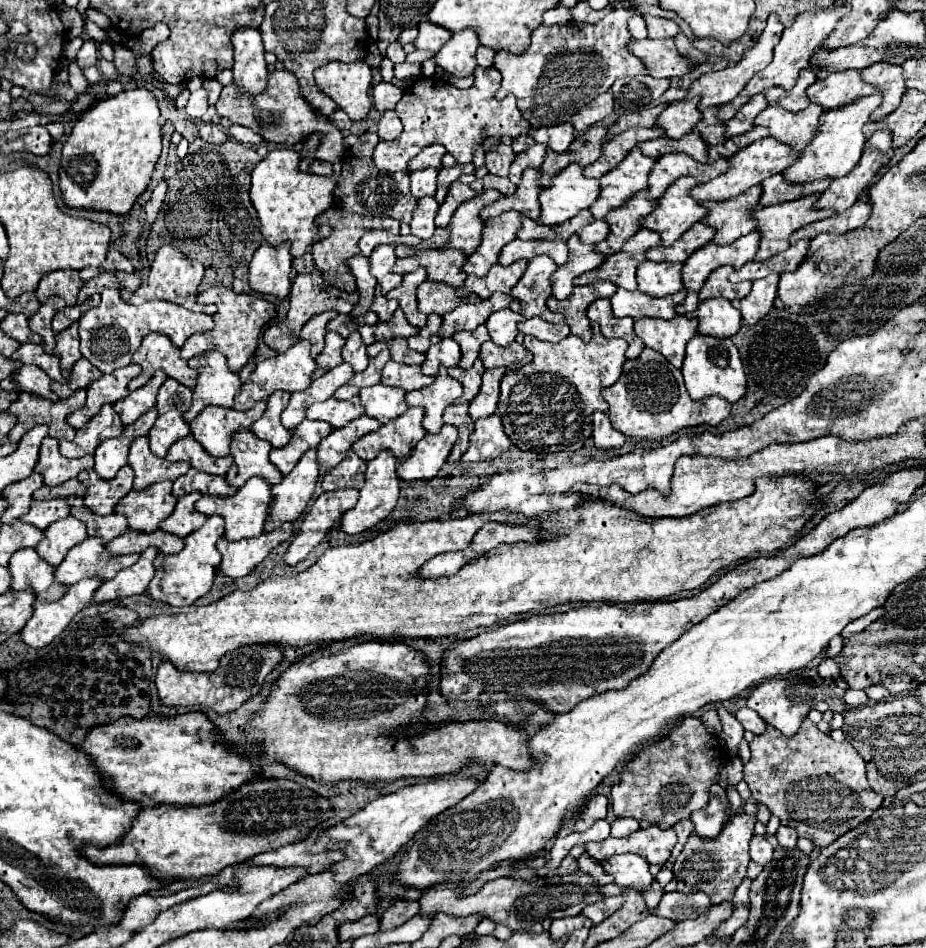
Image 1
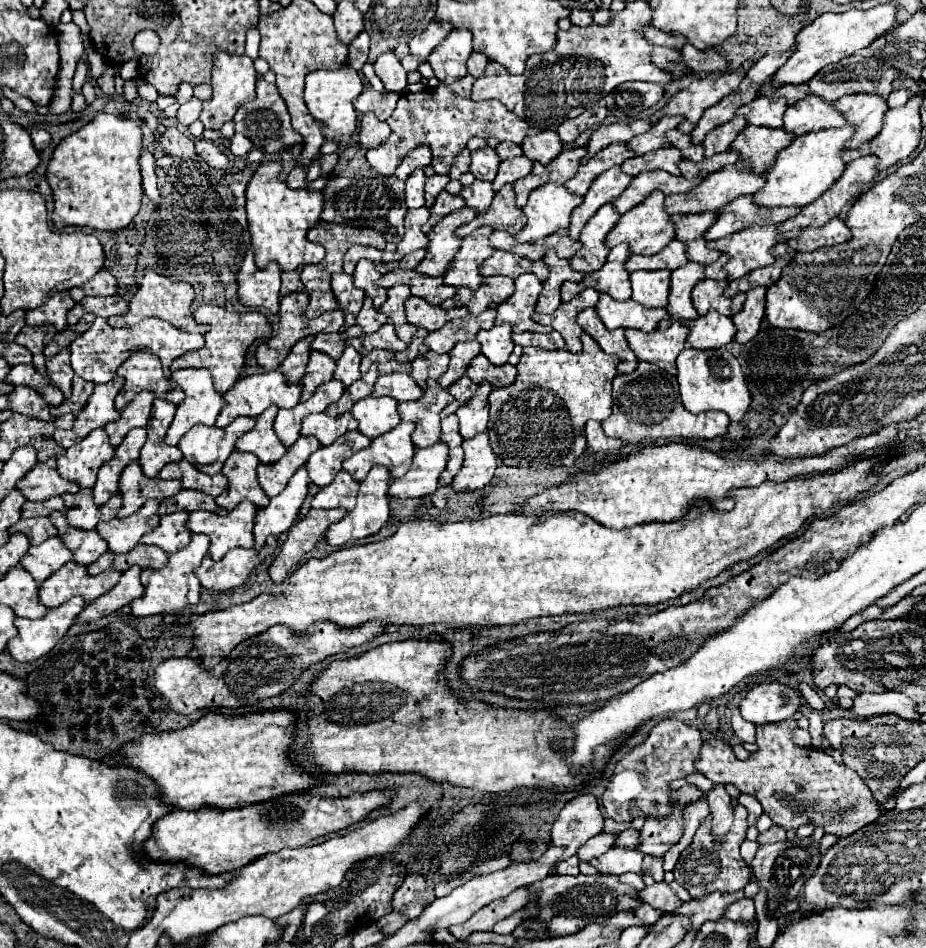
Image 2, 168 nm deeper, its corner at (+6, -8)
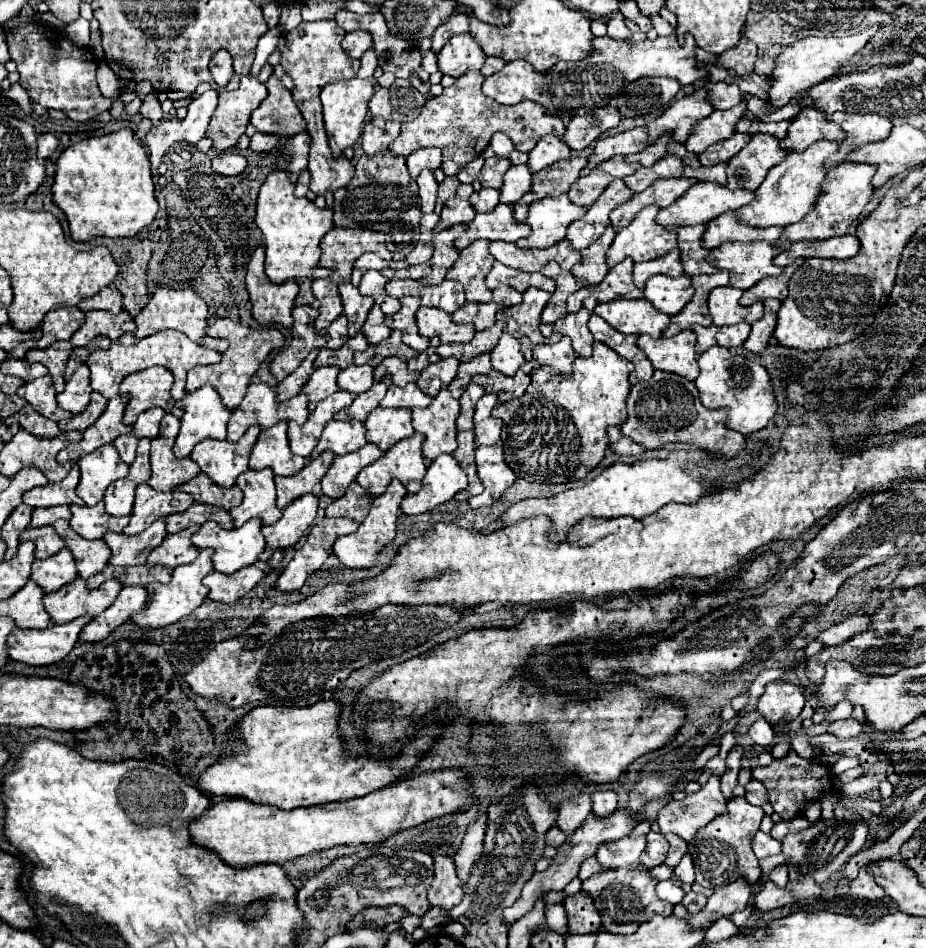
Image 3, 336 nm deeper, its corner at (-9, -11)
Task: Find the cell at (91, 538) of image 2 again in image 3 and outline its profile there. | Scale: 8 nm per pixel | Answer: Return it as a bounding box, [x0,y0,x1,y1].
[53,520,111,578]

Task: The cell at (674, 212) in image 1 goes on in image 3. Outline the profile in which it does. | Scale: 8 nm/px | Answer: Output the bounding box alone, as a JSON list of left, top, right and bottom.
[607,206,677,266]

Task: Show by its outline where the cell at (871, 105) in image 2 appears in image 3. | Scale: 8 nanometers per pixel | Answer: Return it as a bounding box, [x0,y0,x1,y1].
[827,112,893,166]

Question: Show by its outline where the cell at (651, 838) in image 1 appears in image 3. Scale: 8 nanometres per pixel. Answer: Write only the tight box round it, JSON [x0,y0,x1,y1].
[657,776,727,842]

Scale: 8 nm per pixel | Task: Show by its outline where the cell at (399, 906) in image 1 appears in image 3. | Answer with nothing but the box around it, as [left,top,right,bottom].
[429,856,463,910]

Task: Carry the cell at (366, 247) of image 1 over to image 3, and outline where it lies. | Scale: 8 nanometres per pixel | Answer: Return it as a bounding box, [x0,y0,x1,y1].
[351,254,403,286]

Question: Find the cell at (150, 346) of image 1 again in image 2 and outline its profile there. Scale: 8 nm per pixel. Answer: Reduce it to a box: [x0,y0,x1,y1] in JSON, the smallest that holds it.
[116,351,184,411]

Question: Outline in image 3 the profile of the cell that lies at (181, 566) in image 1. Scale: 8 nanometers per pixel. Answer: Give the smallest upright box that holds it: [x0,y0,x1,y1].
[129,548,213,628]

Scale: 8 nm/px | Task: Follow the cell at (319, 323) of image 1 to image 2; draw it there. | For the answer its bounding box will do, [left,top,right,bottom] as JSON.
[282,337,312,383]

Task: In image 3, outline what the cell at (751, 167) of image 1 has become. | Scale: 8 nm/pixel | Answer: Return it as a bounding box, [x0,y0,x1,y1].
[655,182,753,226]

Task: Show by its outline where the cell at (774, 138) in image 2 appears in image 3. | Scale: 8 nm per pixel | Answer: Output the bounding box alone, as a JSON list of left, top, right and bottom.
[727,134,787,192]

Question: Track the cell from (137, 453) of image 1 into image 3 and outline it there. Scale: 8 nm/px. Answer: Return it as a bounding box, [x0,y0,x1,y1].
[123,484,193,536]

